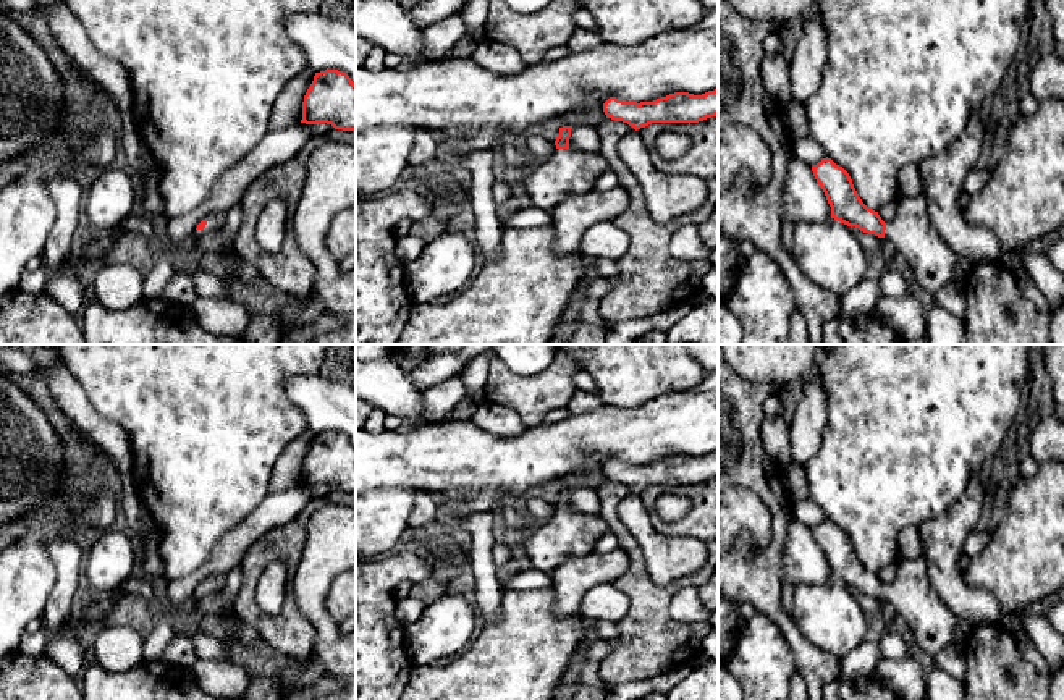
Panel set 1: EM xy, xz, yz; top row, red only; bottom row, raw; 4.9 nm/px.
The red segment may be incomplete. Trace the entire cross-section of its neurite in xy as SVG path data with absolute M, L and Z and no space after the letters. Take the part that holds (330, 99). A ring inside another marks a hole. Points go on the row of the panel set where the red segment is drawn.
M338 70L315 73L304 95L301 123L356 131L356 84L351 78Z

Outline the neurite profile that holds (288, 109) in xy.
M304 68L289 79L289 82L277 97L268 123L268 131L277 131L301 123L304 95L314 81L314 76L314 71Z

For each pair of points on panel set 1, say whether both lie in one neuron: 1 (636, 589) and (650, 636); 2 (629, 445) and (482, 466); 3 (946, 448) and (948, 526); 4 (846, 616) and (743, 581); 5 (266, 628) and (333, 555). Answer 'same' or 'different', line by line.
1: same
2: same
3: different
4: different
5: different

